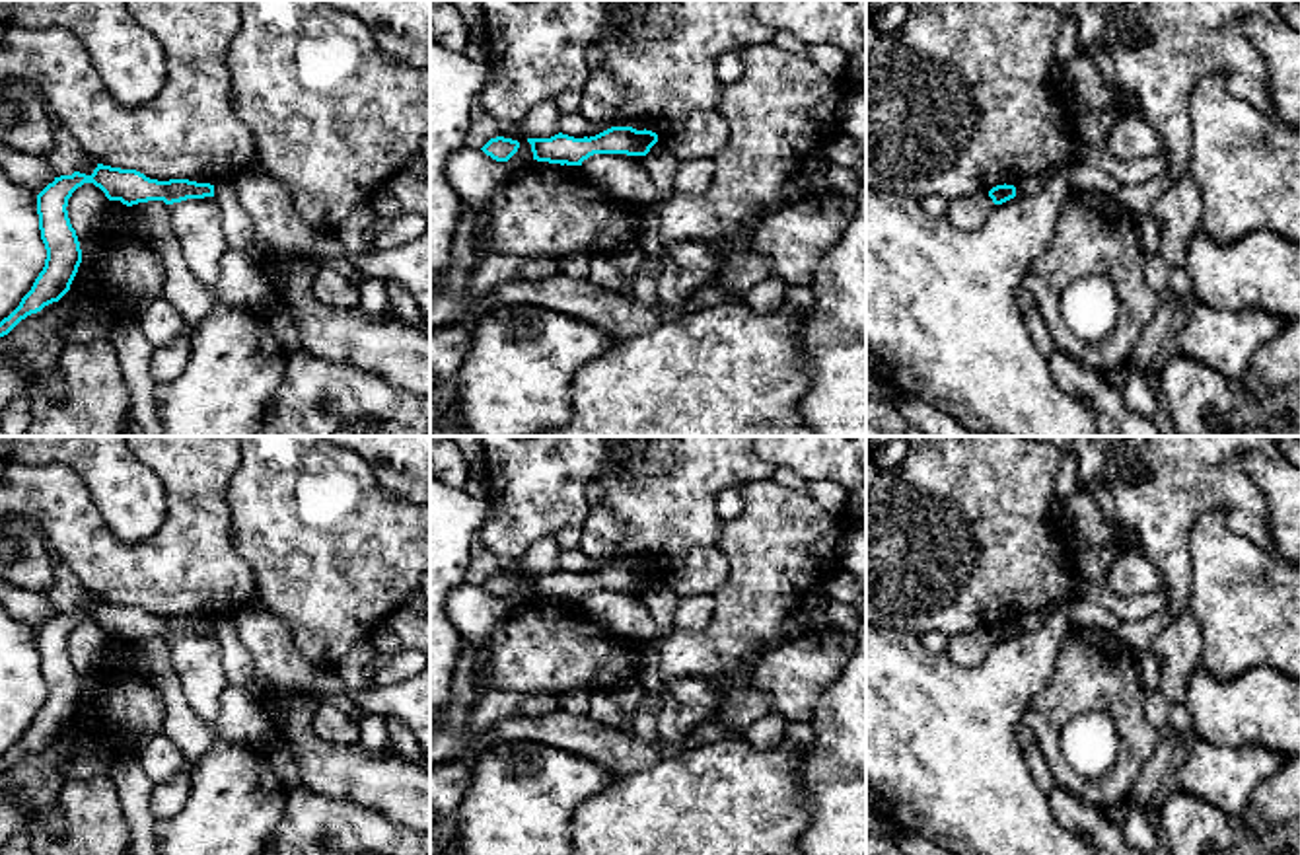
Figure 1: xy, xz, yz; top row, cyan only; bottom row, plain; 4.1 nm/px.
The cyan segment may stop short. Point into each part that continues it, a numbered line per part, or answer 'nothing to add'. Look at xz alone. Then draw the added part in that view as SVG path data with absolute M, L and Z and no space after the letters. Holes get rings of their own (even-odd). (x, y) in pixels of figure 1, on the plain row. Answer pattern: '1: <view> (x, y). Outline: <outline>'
nothing to add

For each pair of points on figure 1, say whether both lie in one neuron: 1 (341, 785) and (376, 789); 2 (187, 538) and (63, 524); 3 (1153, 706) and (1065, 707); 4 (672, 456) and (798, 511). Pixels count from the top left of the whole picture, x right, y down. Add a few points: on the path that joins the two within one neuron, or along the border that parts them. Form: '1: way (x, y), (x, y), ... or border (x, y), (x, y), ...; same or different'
1: way (349, 785), (368, 785); same
2: way (156, 557), (100, 557), (94, 552); same
3: border (1145, 692), (1145, 719), (1160, 737); different
4: border (769, 478), (744, 482), (738, 487); different

